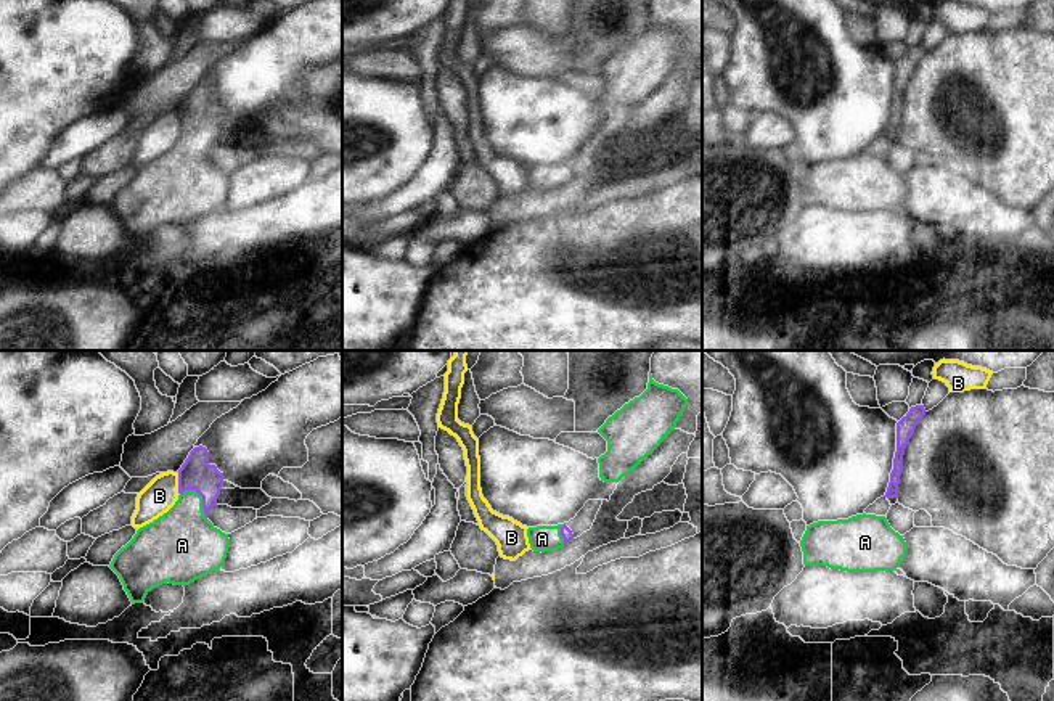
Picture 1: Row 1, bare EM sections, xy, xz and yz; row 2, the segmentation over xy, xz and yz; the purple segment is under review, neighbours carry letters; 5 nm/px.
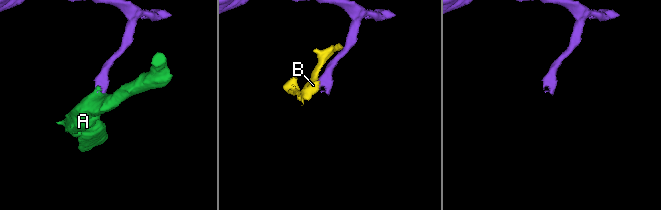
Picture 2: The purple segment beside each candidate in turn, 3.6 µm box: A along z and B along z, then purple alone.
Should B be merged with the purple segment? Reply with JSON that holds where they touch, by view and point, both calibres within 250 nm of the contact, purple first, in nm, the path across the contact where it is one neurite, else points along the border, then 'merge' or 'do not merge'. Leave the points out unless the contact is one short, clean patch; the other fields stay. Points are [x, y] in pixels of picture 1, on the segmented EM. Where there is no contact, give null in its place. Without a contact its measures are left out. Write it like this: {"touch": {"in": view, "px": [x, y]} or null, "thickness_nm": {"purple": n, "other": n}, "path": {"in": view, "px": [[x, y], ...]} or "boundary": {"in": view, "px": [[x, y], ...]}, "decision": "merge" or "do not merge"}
{"touch": {"in": "xy", "px": [179, 484]}, "thickness_nm": {"purple": 160, "other": 170}, "boundary": {"in": "xy", "px": [[177, 473], [179, 494]]}, "decision": "do not merge"}

